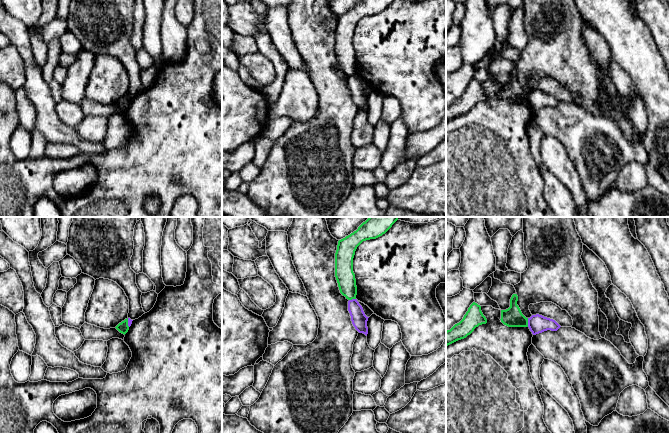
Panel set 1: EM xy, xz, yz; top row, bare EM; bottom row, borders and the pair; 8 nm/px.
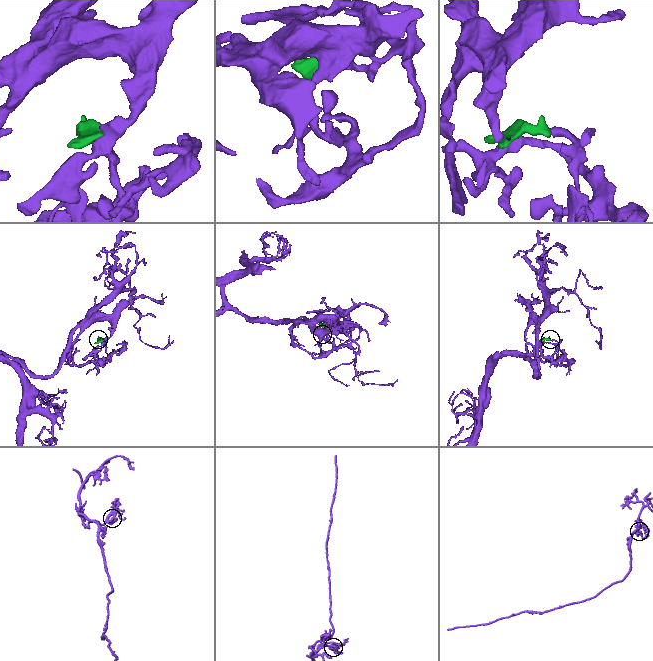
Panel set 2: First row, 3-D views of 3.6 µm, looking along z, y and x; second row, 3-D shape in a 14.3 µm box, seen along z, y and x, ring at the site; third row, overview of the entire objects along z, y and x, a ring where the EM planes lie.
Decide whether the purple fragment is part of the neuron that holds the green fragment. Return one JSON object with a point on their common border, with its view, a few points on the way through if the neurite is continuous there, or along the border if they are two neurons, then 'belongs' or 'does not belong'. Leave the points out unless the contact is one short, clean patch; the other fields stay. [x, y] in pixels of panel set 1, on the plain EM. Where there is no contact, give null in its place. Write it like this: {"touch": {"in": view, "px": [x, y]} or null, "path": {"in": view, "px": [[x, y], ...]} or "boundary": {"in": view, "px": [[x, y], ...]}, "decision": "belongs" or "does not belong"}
{"touch": {"in": "yz", "px": [527, 98]}, "boundary": {"in": "yz", "px": [[527, 94], [528, 102]]}, "decision": "does not belong"}

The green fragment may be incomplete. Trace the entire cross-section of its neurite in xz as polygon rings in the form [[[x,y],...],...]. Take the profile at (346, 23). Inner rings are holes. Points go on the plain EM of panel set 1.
[[[361,0],[356,7],[338,17],[335,29],[335,53],[340,69],[348,76],[356,75],[357,62],[353,34],[357,23],[366,16],[385,10],[393,0]]]

